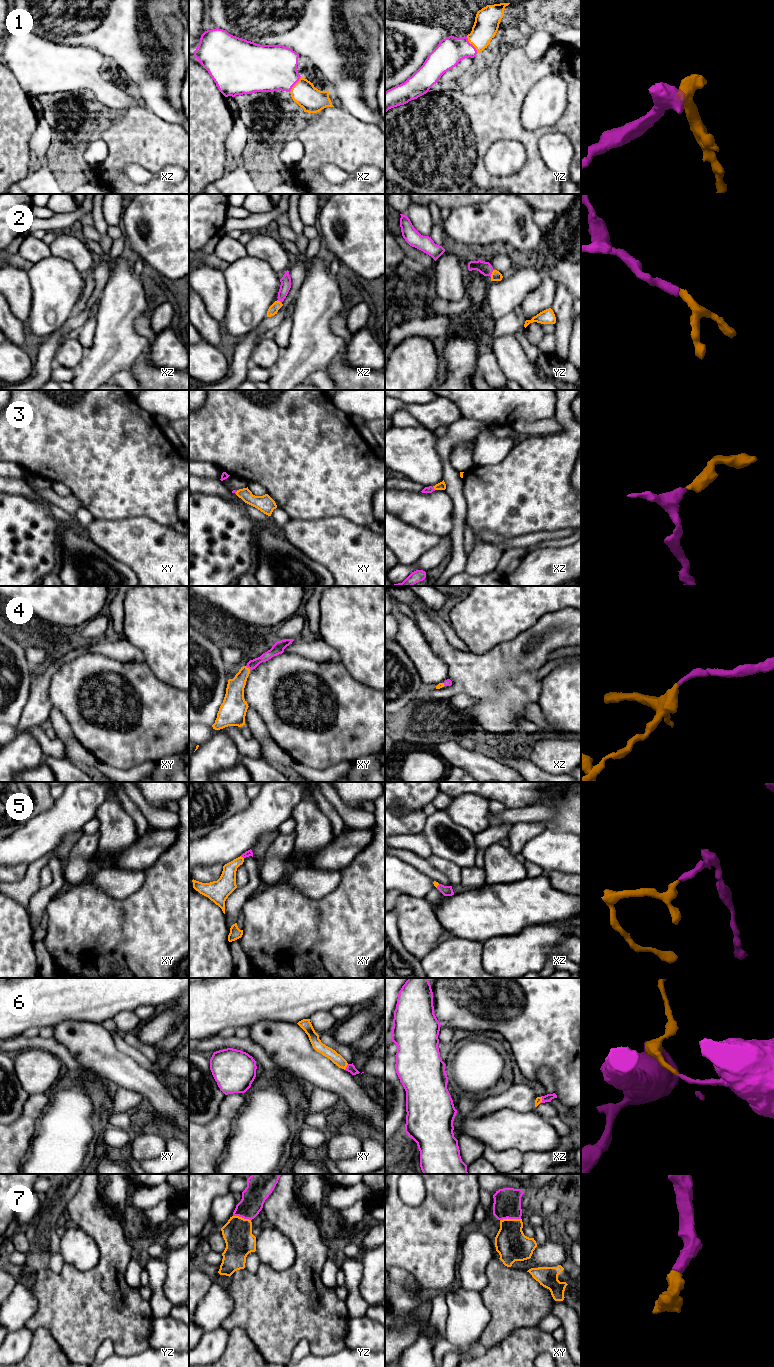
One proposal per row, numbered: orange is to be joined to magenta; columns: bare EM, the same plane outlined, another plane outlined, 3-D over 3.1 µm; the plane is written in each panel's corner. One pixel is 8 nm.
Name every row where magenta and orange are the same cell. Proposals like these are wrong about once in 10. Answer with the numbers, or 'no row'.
1, 2, 3, 4, 5, 6, 7

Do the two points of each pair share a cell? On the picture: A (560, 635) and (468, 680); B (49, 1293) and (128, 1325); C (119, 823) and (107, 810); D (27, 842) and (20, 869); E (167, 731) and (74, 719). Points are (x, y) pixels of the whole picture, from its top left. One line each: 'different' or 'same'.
A: same
B: same
C: same
D: different
E: same

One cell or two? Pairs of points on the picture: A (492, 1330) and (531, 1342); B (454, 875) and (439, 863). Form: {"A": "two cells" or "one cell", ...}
{"A": "two cells", "B": "one cell"}

